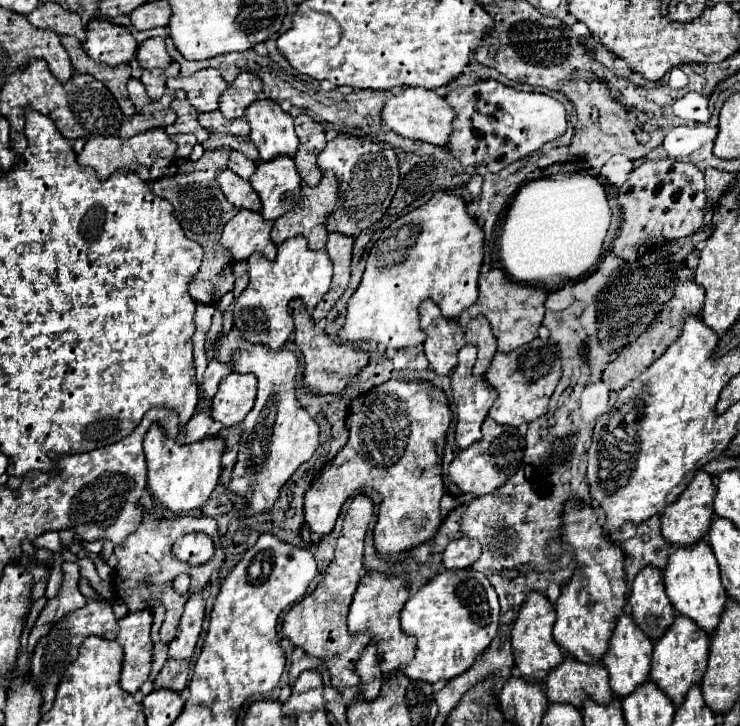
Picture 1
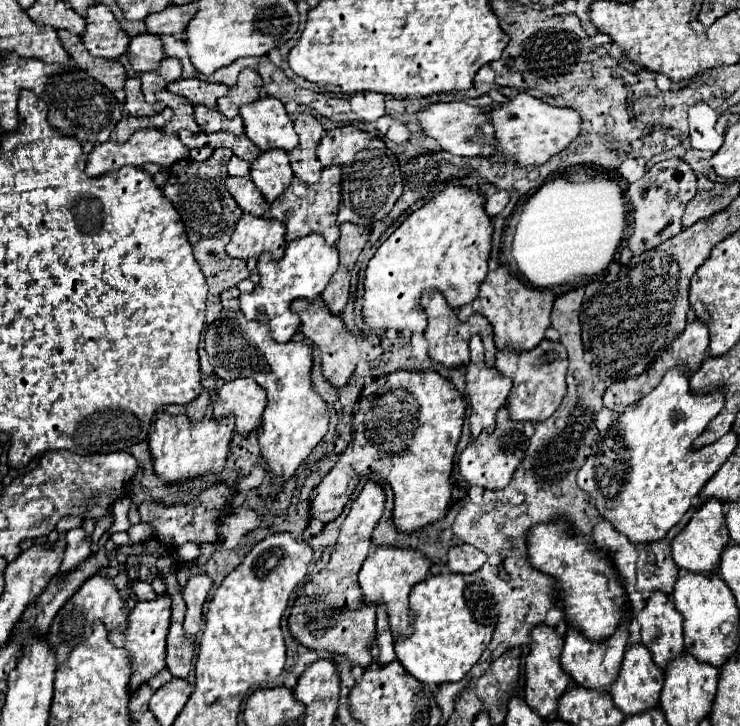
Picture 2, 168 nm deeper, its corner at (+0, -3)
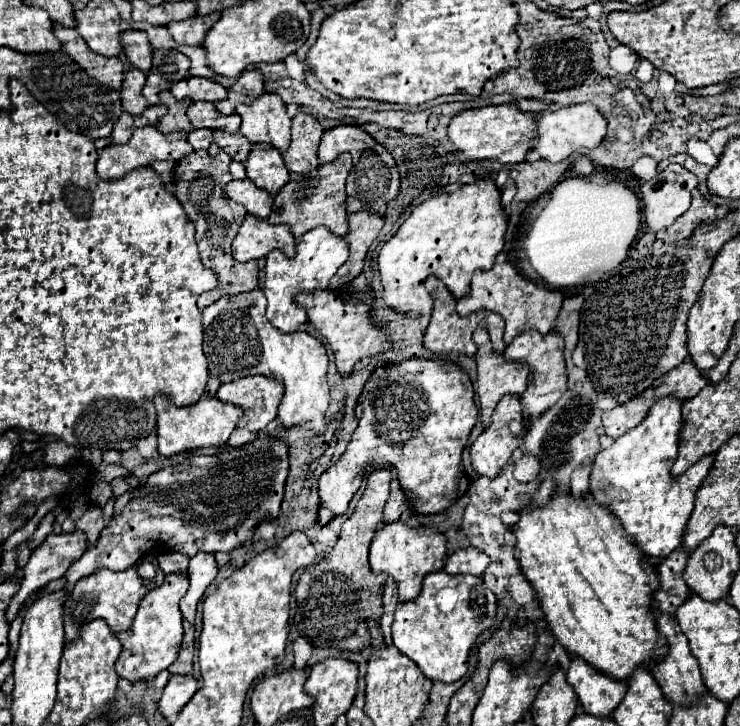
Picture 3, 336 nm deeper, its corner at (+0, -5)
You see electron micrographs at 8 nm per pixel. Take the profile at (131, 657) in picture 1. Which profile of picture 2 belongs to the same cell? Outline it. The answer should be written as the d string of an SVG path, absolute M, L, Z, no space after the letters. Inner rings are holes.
M160 595L156 601L138 601L128 615L128 629L124 631L124 649L130 655L132 677L130 691L136 691L140 685L148 683L164 665L166 657L166 635L170 625L170 597Z

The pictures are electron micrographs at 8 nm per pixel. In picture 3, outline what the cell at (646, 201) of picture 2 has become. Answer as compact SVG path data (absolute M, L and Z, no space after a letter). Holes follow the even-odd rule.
M672 163L654 179L646 181L642 185L642 201L644 201L644 219L646 219L646 229L658 233L660 229L668 229L680 215L684 215L690 207L690 191L696 189L698 179L694 173L690 173L686 167Z

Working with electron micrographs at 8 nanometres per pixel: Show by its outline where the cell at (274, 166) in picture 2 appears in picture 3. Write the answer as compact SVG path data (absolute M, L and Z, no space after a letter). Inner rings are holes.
M258 143L252 147L248 153L248 159L244 163L246 175L250 181L254 181L256 187L276 193L288 183L288 169L284 167L282 153L268 145L268 143Z

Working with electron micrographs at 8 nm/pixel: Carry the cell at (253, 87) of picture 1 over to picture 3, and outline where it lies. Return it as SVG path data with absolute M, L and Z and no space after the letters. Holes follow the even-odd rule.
M258 69L252 71L244 71L238 81L228 89L228 97L224 101L216 103L216 109L224 115L230 115L238 103L246 103L246 101L254 101L258 95L264 93L264 85L262 85L262 73Z

